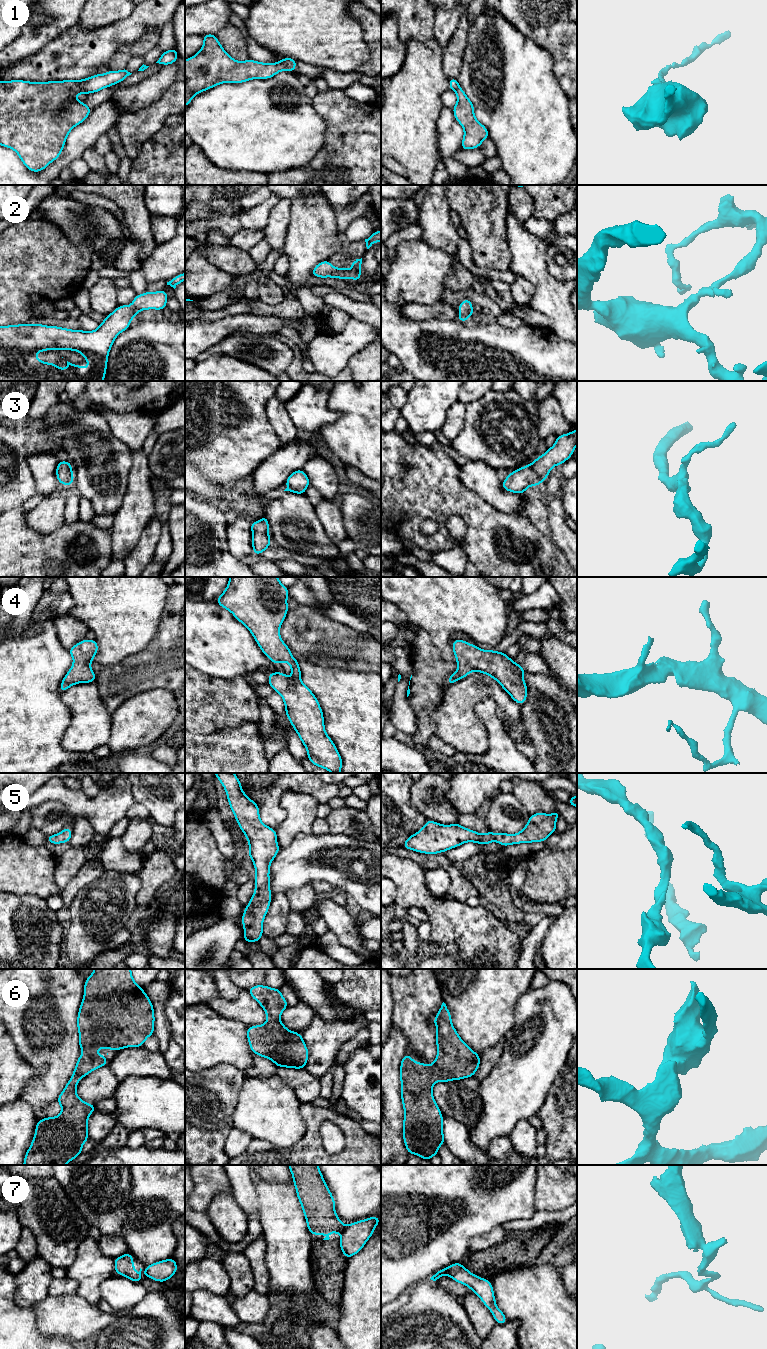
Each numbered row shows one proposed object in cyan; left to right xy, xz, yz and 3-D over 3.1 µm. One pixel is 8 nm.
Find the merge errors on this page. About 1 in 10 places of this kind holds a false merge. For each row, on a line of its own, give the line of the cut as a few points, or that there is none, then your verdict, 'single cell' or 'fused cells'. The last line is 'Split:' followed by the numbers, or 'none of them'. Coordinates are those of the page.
1: cut in xy along (76, 81), (89, 92); fused cells
2: no cut; single cell
3: no cut; single cell
4: no cut; single cell
5: no cut; single cell
6: no cut; single cell
7: cut in yz along (446, 1268), (449, 1275); fused cells
Split: 1, 7

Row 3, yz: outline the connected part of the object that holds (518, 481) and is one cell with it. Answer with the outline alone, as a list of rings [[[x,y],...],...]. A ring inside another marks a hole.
[[[577,428],[570,433],[556,437],[555,444],[530,465],[509,473],[502,481],[503,489],[524,494],[528,487],[540,485],[548,477],[553,466],[561,465],[572,456],[576,446]]]

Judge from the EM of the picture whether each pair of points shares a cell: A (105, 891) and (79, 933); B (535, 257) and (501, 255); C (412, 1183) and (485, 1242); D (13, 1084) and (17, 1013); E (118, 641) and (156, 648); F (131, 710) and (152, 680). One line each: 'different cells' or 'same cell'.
A: same cell
B: different cells
C: different cells
D: different cells
E: different cells
F: different cells

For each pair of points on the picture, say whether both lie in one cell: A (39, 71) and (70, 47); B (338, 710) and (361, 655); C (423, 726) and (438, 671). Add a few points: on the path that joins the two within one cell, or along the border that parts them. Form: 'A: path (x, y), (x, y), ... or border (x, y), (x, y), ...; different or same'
A: path (47, 65), (55, 62), (62, 55); same
B: border (331, 667), (370, 672); different
C: path (423, 712), (425, 709), (427, 685); same

